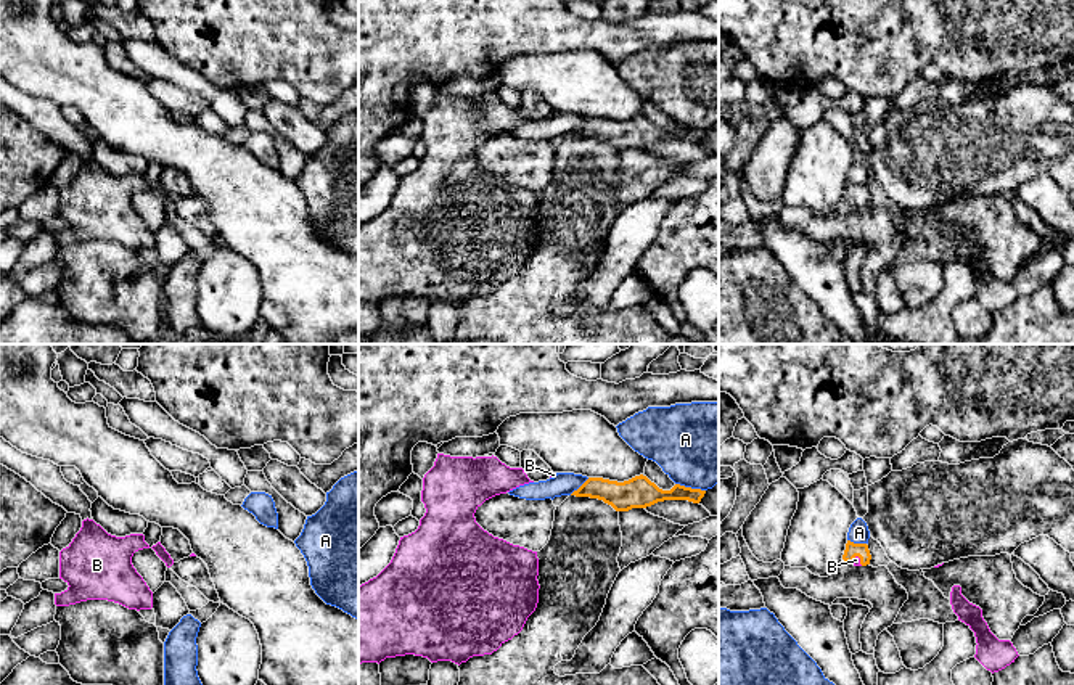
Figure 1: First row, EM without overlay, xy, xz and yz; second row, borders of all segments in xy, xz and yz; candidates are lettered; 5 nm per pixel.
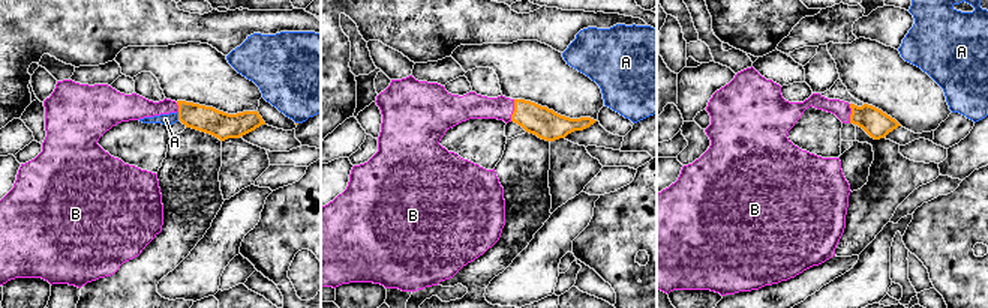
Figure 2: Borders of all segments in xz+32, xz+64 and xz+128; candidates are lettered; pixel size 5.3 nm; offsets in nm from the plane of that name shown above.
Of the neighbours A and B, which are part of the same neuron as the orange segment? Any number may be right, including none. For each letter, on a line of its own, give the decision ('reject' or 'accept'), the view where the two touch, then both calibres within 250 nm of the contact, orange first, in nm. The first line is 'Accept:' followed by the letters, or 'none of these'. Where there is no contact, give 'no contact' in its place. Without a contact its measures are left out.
Accept: B
A: reject; meets orange in xz; 160 nm thick on the orange side, 420 nm on the other
B: accept; meets orange in yz; 70 nm thick on the orange side, 30 nm on the other

